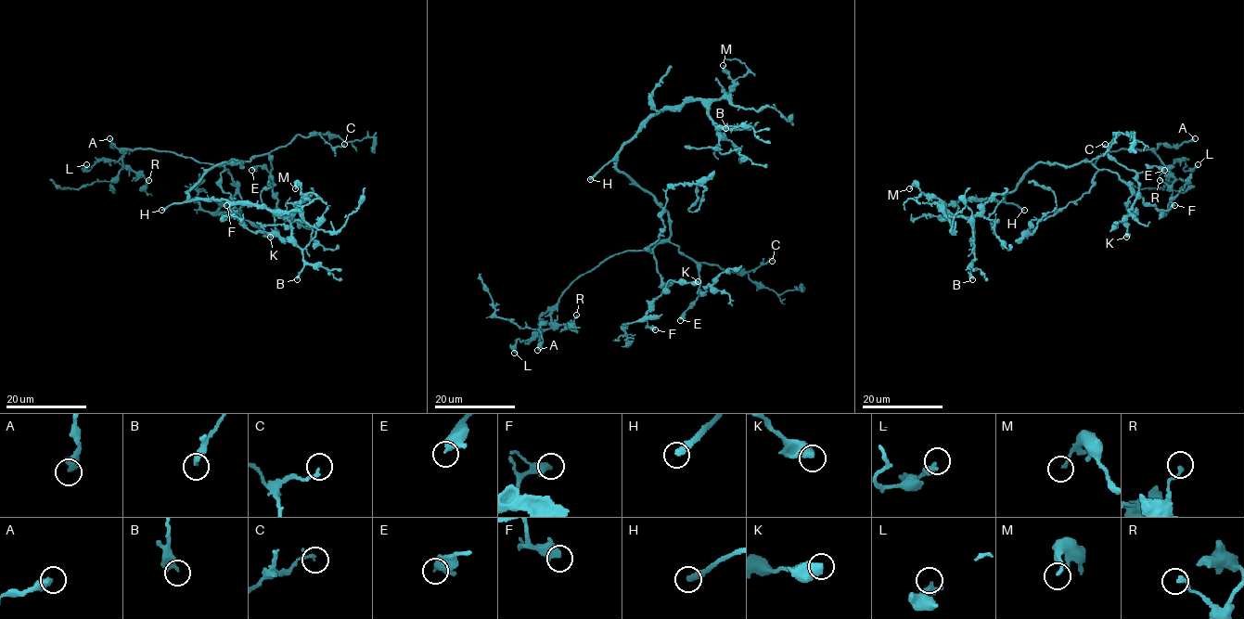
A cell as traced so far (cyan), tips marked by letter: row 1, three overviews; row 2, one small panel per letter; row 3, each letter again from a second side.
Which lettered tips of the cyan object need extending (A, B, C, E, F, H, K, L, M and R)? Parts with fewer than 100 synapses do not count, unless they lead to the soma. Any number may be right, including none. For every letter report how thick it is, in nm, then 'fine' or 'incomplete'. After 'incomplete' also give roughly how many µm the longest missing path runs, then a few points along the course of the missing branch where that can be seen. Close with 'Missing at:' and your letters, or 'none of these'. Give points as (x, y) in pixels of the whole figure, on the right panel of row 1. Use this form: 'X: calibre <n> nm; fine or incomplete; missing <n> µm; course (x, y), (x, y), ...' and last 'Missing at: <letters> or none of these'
A: calibre 440 nm; fine
B: calibre 340 nm; fine
C: calibre 120 nm; fine
E: calibre 440 nm; fine
F: calibre 360 nm; fine
H: calibre 400 nm; incomplete; missing 130 µm
K: calibre 650 nm; fine
L: calibre 440 nm; fine
M: calibre 150 nm; fine
R: calibre 200 nm; fine
Missing at: H

